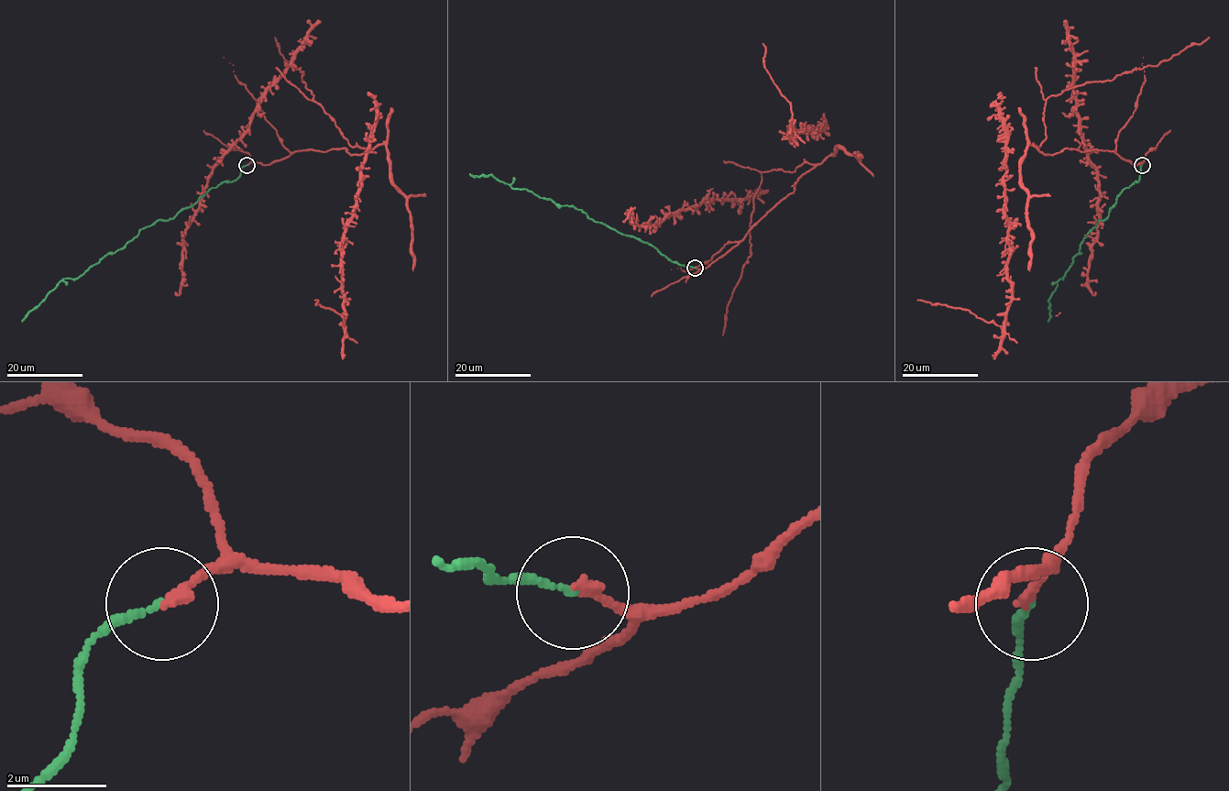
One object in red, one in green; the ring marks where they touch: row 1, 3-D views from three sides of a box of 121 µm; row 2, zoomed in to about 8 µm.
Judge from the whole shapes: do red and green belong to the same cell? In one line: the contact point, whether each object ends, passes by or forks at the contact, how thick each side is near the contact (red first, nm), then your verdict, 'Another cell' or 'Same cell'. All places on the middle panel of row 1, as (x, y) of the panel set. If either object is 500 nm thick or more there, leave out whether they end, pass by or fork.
Place: (695, 268). At the ring red ends. At the ring green ends. Thickness 200 nm (red) against 140 nm. Same cell

